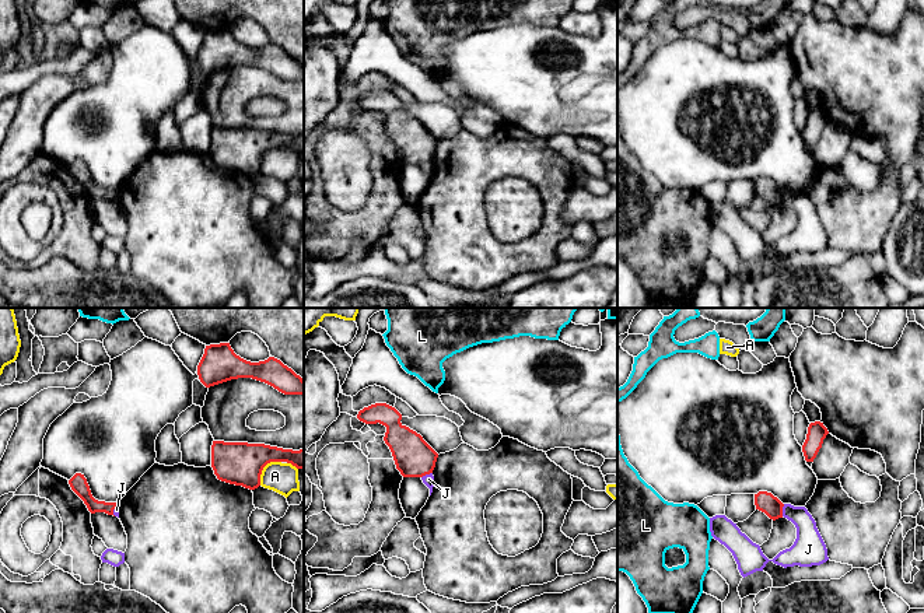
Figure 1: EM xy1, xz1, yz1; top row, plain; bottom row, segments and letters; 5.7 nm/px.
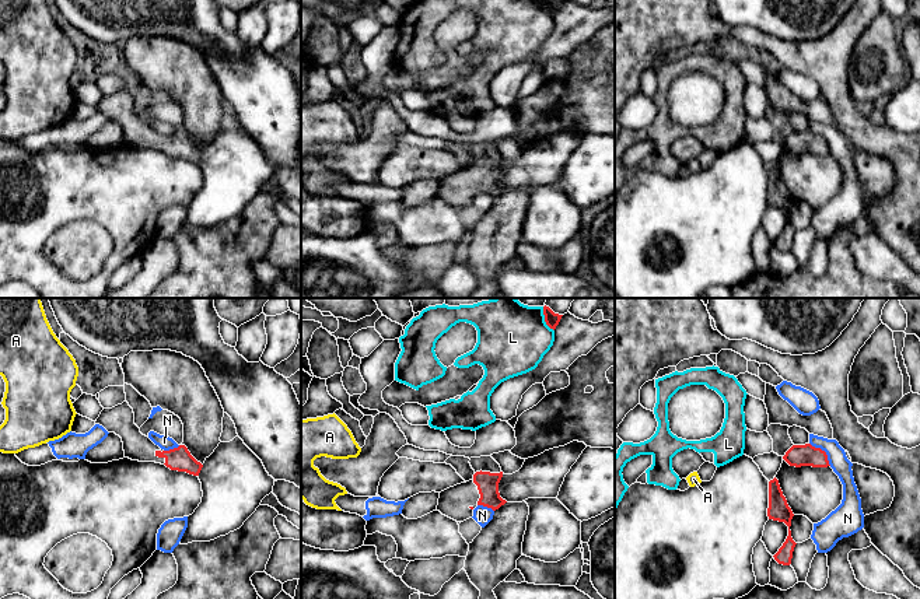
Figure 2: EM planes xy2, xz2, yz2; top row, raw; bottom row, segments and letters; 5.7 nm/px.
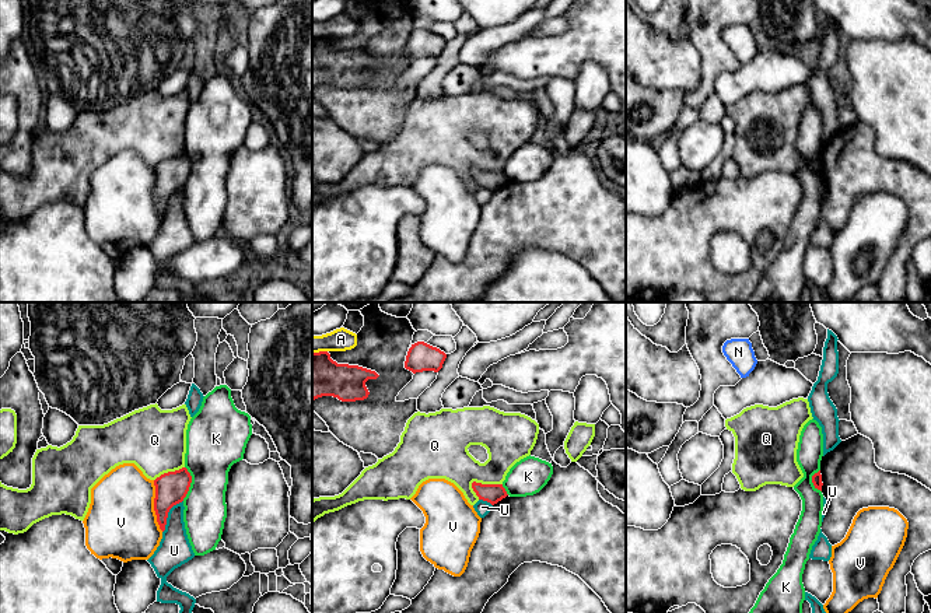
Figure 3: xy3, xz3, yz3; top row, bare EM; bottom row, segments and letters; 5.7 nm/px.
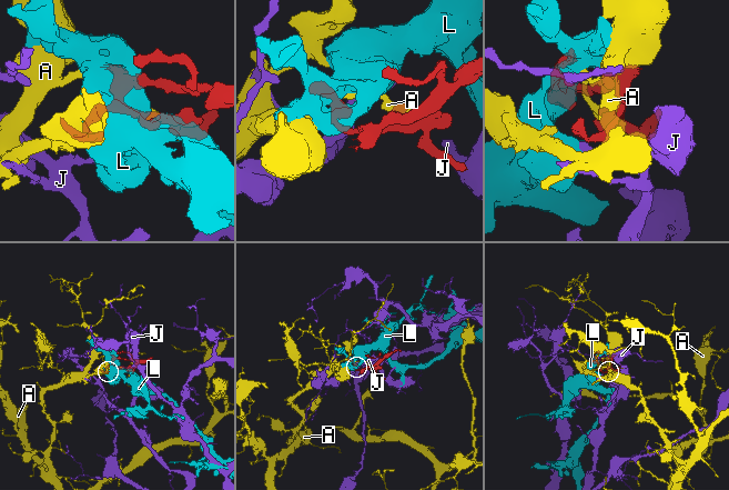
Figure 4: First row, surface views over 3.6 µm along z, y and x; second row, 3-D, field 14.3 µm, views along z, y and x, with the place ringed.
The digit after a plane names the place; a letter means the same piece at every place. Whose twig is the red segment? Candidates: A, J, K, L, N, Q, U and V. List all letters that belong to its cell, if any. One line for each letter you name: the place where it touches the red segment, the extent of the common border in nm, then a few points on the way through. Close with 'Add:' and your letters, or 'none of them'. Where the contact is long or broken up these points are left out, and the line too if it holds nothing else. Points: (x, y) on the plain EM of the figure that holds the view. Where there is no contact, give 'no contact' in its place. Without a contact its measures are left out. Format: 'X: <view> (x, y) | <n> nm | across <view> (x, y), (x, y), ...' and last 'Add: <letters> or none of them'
Add: none of them

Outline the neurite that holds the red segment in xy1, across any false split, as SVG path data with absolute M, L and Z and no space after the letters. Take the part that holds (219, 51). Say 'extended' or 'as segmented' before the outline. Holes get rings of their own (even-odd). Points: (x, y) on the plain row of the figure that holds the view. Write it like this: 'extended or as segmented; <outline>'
as segmented; M230 29L206 32L197 62L206 74L231 66L252 64L284 81L304 81L304 66L280 46L269 43L265 48L251 49L237 42Z

